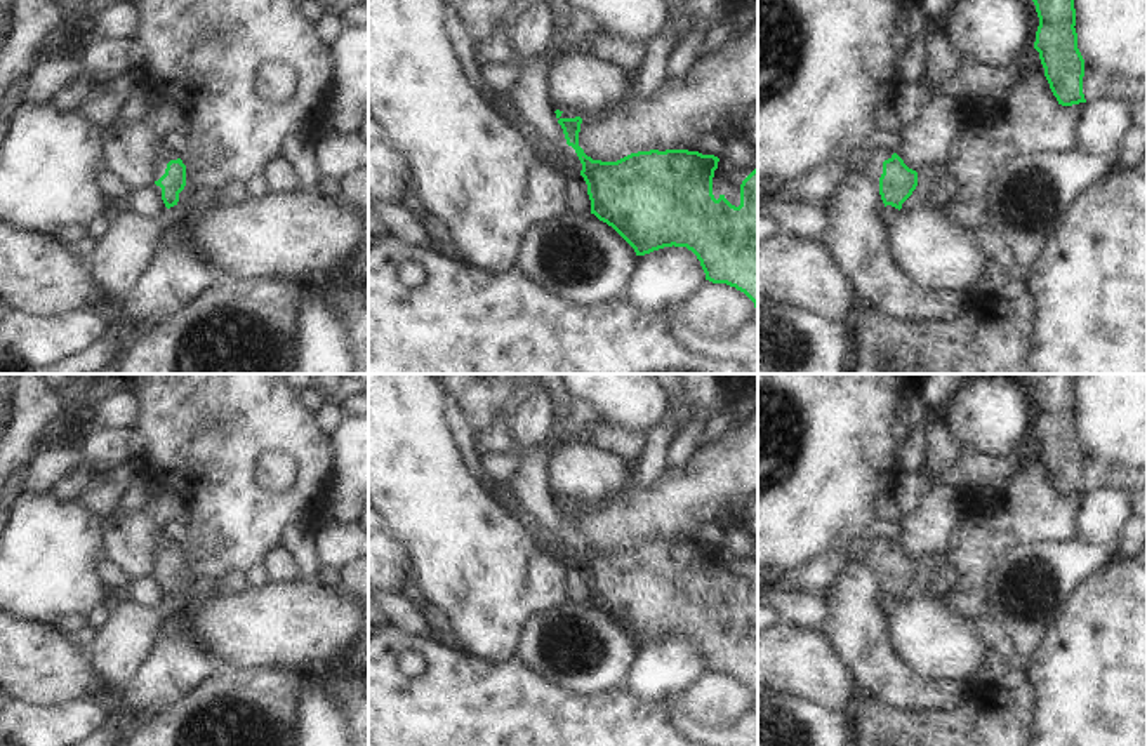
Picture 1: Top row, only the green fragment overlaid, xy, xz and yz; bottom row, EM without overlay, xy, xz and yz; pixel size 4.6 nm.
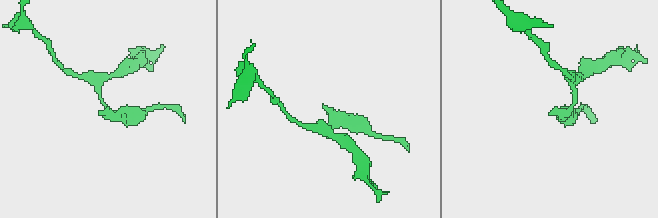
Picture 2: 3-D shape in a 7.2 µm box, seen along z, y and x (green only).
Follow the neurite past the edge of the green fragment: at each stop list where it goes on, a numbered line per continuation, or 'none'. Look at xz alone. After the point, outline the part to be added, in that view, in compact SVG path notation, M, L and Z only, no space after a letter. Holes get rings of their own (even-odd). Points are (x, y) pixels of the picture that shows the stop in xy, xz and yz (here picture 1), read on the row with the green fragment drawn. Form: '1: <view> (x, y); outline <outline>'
none

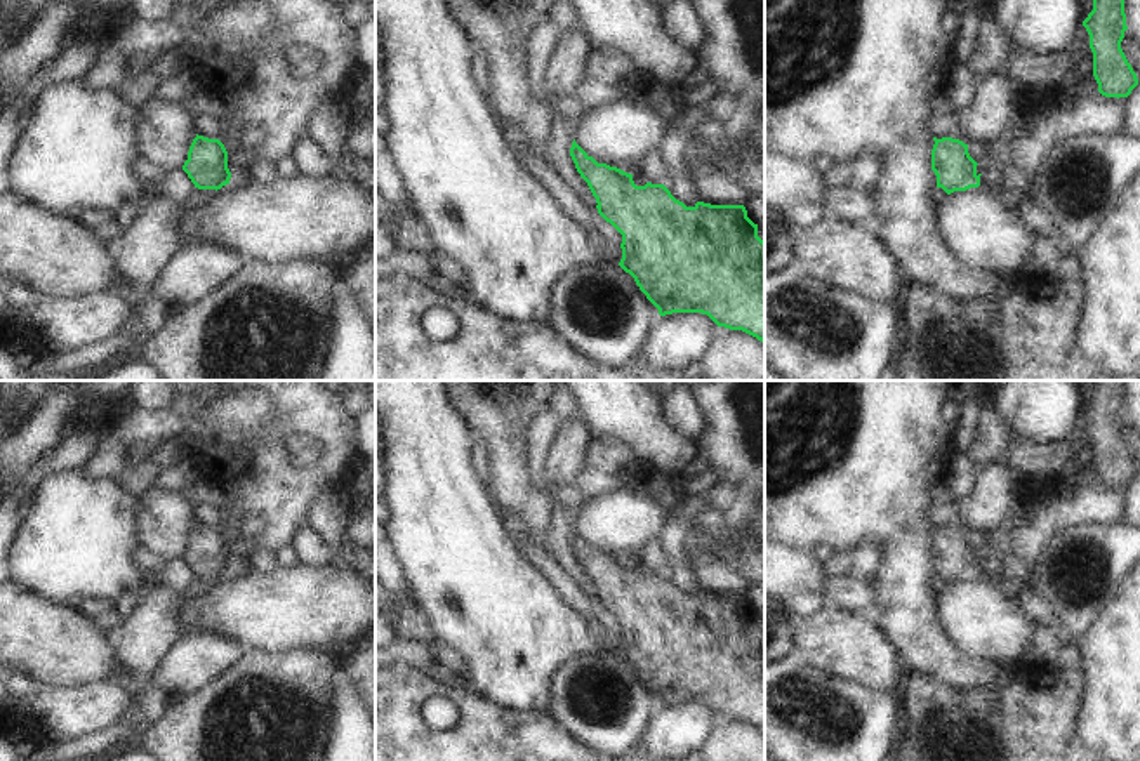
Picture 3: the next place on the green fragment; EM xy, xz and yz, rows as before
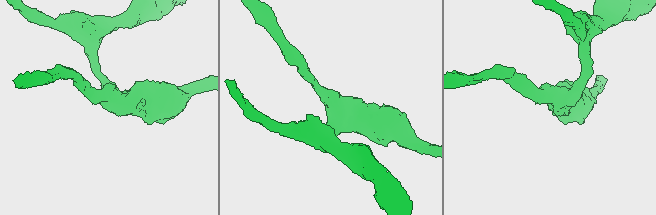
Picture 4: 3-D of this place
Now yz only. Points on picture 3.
none

